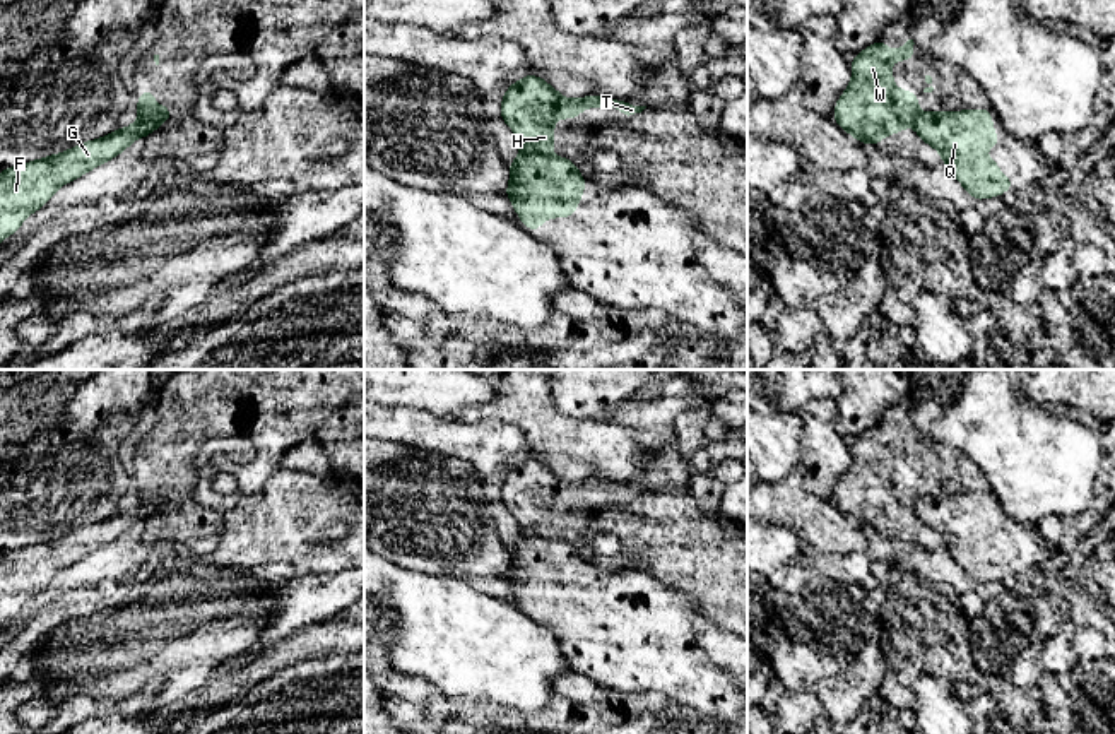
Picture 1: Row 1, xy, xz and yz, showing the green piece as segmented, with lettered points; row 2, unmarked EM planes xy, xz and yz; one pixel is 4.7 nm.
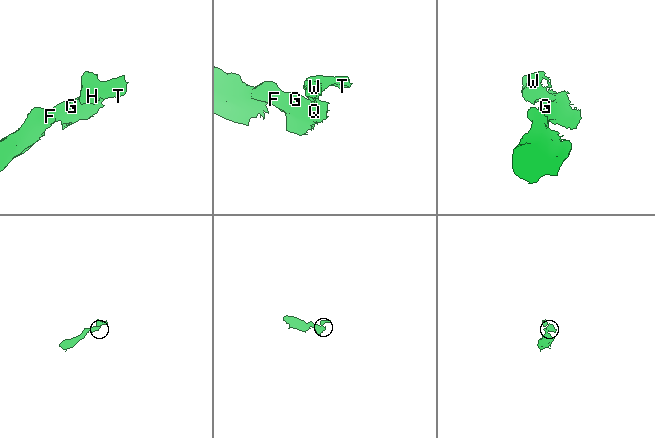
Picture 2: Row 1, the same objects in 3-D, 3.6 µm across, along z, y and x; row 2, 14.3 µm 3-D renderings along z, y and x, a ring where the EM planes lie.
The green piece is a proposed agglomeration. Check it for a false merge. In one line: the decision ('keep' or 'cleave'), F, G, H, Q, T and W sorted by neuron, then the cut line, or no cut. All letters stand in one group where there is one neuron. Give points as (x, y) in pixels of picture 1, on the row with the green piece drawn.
cleave; F G Q / H T W; cut in xy along (139, 117), (165, 122)

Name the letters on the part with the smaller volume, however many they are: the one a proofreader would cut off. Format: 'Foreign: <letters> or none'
Foreign: H, T, W

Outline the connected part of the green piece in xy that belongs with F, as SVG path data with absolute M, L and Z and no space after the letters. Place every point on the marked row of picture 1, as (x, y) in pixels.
M139 118L137 123L127 128L118 128L103 139L84 142L79 147L38 161L5 168L0 173L0 241L5 236L14 234L22 226L26 216L39 210L43 204L55 195L58 186L70 183L96 166L113 159L123 152L135 139L144 139L147 133L156 132L161 123L166 121Z

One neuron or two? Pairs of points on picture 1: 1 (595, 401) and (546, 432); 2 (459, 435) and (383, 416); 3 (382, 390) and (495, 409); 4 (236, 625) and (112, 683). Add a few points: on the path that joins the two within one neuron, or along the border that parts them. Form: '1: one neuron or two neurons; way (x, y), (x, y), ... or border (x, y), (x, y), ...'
1: two neurons; border (549, 387), (553, 404), (561, 413), (602, 420)
2: one neuron; way (440, 435), (402, 425)
3: two neurons; border (496, 387), (489, 401), (462, 406), (448, 416)
4: one neuron; way (206, 625), (161, 633), (142, 652)

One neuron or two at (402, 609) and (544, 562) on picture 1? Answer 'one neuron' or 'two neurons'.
two neurons

